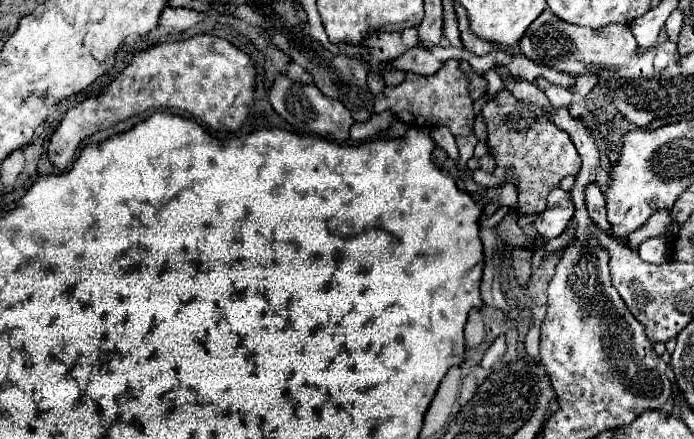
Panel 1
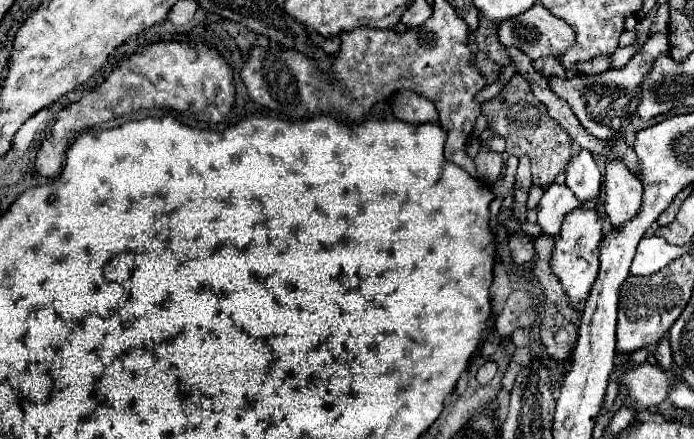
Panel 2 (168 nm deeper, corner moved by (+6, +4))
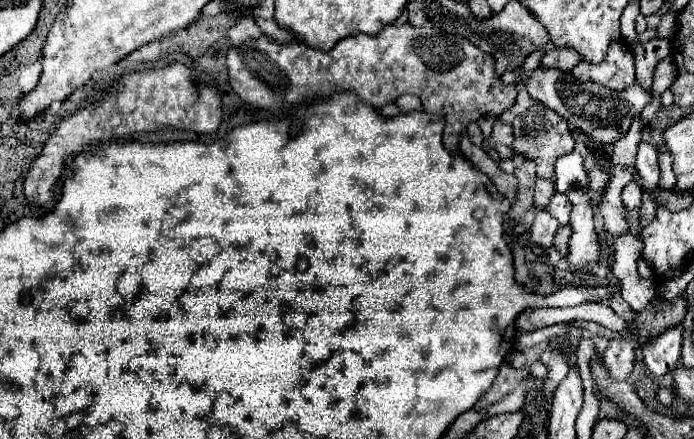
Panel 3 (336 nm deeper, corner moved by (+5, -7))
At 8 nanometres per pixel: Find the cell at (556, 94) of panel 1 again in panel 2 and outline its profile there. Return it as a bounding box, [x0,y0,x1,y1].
[533,58,567,78]

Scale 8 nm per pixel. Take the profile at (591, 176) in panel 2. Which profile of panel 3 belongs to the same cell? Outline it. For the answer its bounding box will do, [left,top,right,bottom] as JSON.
[554,151,588,193]

